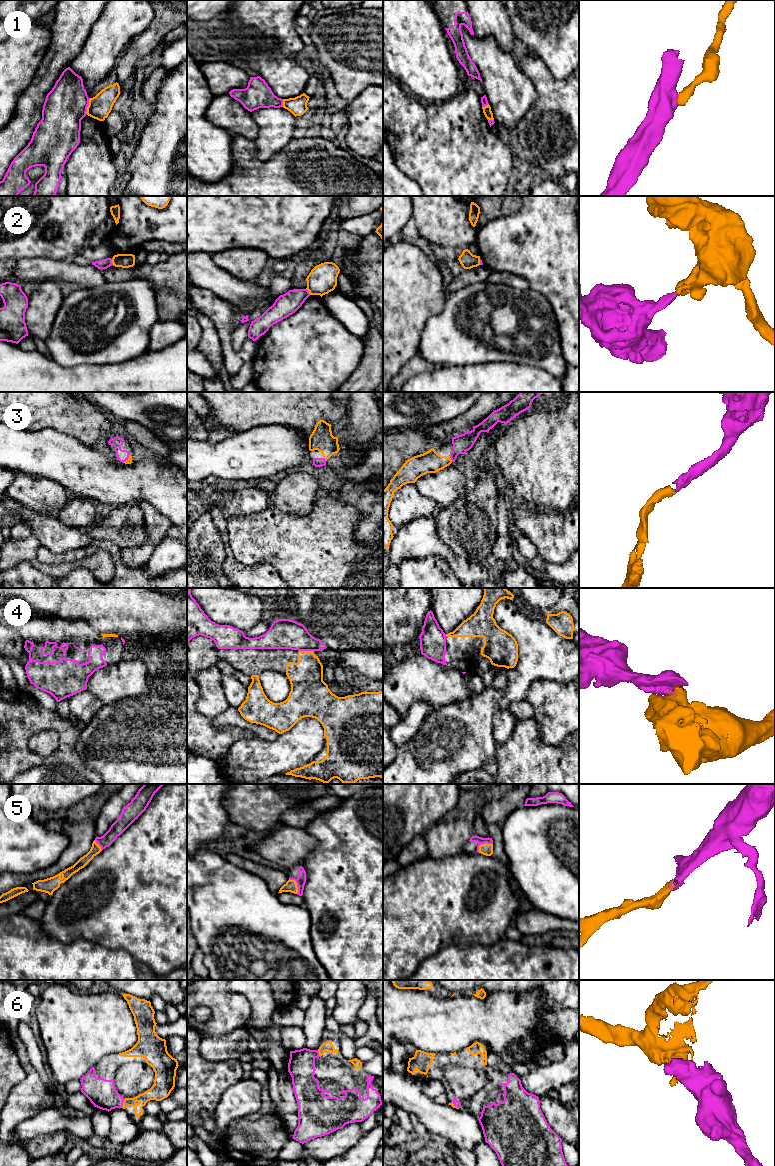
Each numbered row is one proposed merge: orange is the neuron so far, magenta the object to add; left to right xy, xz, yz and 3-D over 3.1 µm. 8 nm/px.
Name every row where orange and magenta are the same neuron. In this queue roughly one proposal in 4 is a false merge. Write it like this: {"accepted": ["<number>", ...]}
{"accepted": ["3", "4", "5", "6"]}

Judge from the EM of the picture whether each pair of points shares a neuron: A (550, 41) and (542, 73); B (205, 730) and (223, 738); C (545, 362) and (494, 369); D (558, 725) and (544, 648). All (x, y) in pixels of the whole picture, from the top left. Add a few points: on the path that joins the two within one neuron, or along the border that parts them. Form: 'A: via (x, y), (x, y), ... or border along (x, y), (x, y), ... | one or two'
A: border along (528, 49), (541, 59), (556, 79), (561, 79) | two
B: via (209, 734), (213, 738), (219, 738) | one
C: border along (505, 360), (531, 364), (540, 367), (549, 374) | two
D: border along (568, 682), (535, 679), (528, 689) | two

